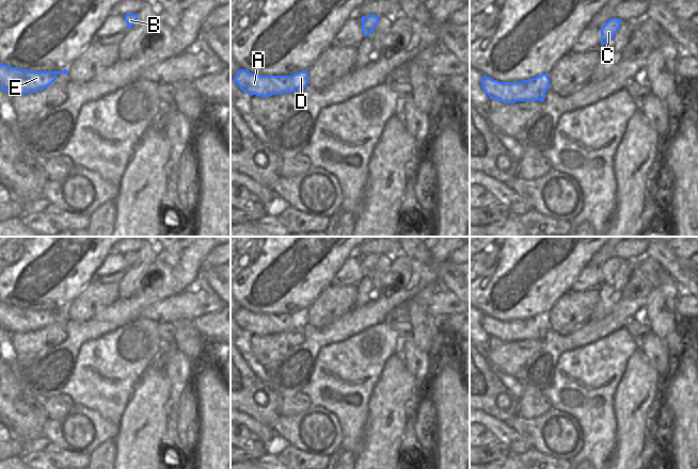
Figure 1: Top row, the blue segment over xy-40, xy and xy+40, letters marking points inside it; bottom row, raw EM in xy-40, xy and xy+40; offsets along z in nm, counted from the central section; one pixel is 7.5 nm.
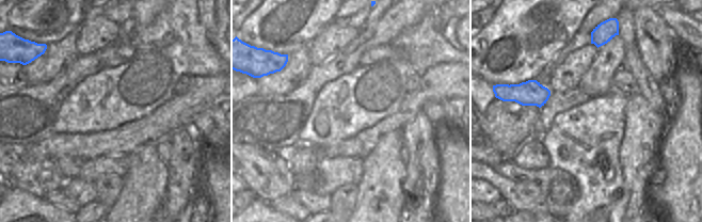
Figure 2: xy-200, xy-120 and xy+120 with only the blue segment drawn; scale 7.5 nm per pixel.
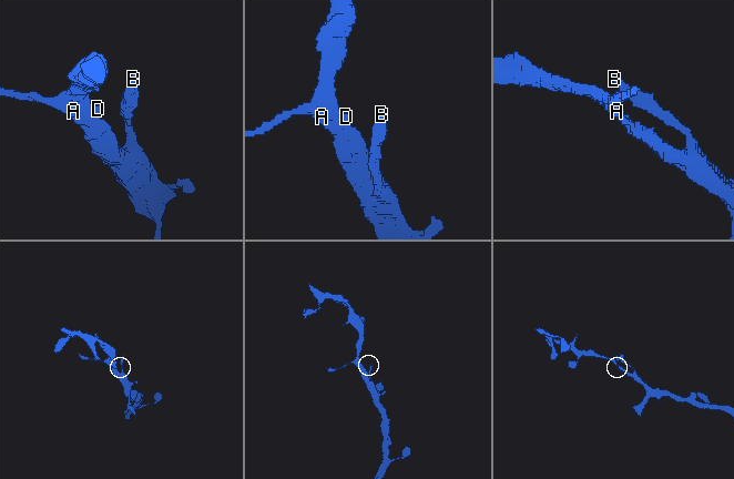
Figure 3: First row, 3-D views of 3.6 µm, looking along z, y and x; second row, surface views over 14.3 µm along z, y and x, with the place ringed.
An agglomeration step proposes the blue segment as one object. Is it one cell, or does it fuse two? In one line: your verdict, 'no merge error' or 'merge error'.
no merge error

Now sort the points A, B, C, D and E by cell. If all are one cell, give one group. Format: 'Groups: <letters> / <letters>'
Groups: A B C D E

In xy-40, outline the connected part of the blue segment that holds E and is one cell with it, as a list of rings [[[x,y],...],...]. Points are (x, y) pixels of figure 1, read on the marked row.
[[[0,63],[0,90],[11,96],[17,93],[21,95],[36,93],[52,84],[58,74],[67,75],[67,69],[62,71],[30,71]]]

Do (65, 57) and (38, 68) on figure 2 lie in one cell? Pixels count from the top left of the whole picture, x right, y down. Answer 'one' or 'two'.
one

